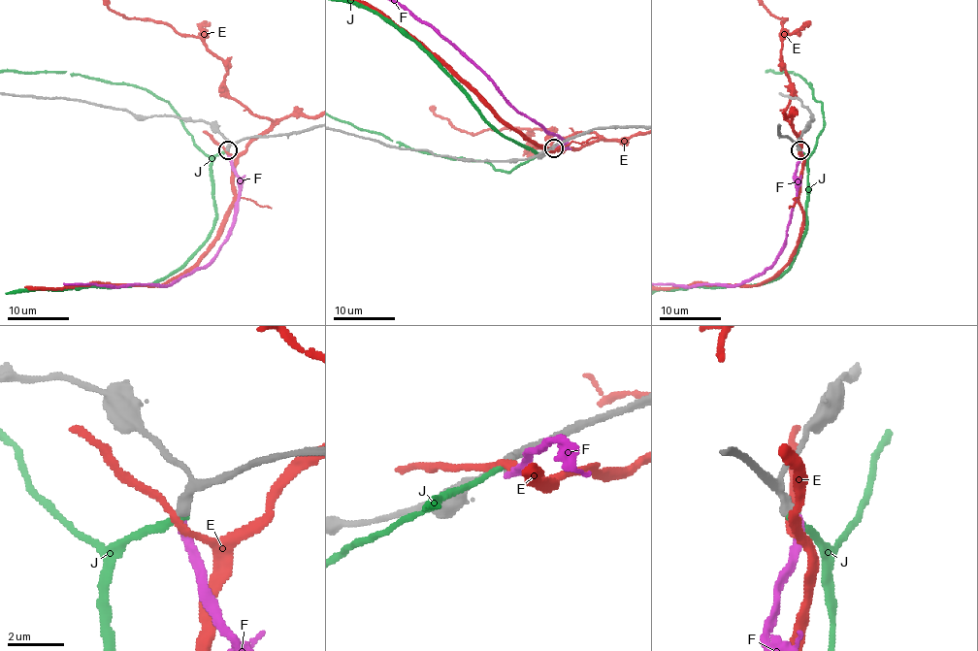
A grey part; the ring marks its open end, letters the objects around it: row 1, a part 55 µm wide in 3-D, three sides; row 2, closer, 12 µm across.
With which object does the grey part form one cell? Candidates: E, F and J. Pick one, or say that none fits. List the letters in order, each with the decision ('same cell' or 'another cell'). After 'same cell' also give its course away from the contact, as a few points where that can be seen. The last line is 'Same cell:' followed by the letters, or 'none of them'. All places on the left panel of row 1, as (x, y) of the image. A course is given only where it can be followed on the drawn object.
E: another cell
F: same cell
J: another cell
Same cell: F

